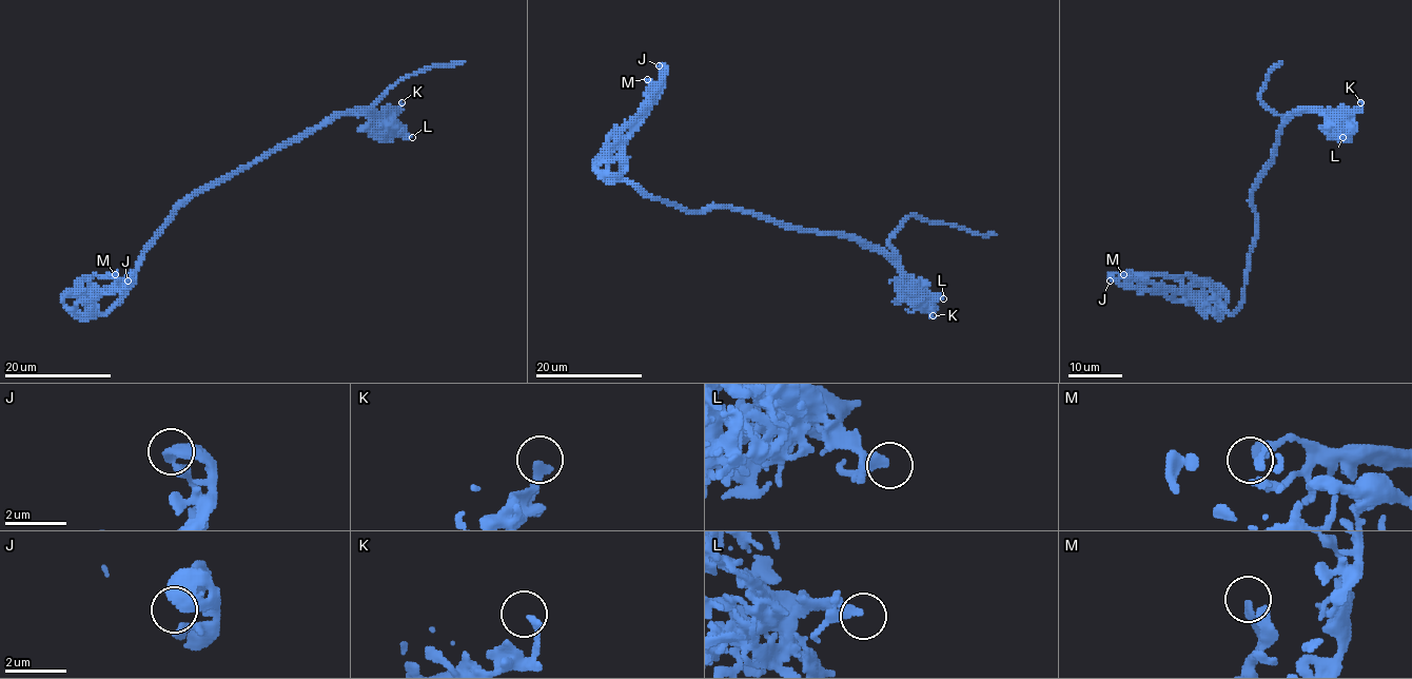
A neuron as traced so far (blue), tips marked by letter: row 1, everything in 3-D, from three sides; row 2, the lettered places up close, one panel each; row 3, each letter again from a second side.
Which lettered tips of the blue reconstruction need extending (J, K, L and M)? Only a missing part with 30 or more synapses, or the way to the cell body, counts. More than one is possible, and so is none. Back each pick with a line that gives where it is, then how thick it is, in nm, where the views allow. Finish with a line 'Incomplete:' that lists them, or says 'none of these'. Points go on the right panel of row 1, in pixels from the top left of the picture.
Incomplete: none of these

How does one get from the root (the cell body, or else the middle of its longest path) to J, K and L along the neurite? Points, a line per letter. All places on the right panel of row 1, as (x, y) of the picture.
J: (1254, 183), (1256, 243), (1242, 303), (1233, 312), (1214, 297), (1202, 303), (1110, 280)
K: (1254, 183), (1271, 161), (1280, 128), (1293, 114), (1308, 110), (1350, 113), (1358, 110), (1360, 102)
L: (1254, 183), (1271, 161), (1280, 128), (1293, 114), (1308, 110), (1327, 112), (1340, 128), (1342, 137)

